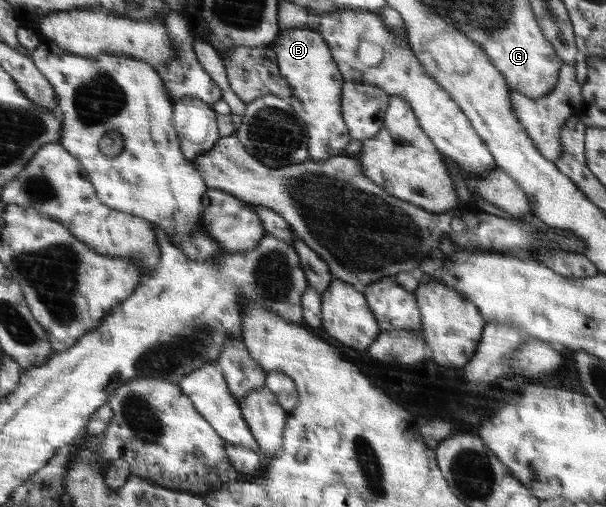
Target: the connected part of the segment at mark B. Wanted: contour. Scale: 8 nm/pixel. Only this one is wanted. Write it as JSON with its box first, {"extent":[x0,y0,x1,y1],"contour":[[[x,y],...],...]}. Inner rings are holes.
{"extent":[272,28,350,162],"contour":[[[306,28],[280,30],[279,36],[272,44],[277,54],[277,64],[281,76],[288,80],[292,88],[292,96],[288,99],[297,116],[304,121],[308,130],[310,160],[324,162],[342,152],[350,137],[348,129],[342,122],[340,112],[340,94],[342,90],[342,74],[333,58],[328,43],[318,31]]]}

